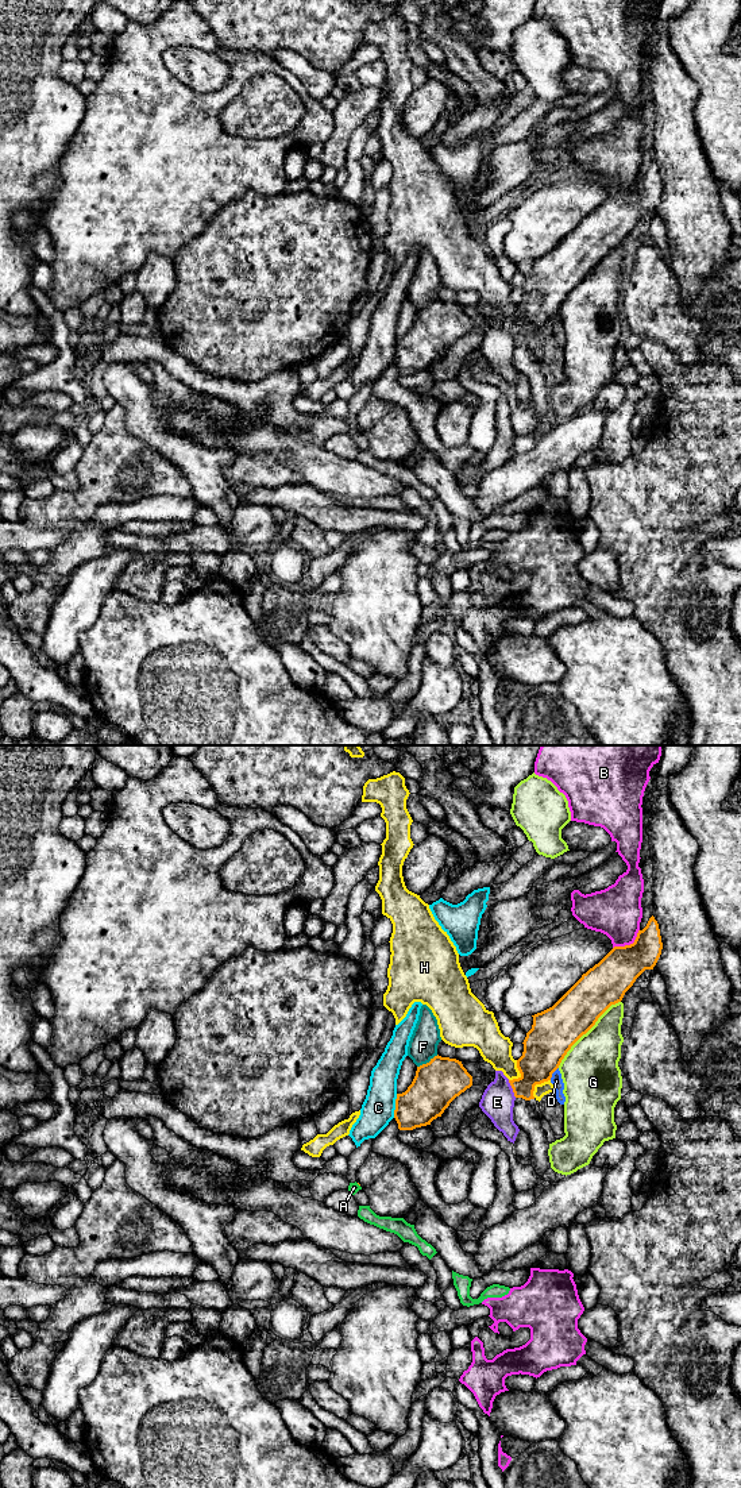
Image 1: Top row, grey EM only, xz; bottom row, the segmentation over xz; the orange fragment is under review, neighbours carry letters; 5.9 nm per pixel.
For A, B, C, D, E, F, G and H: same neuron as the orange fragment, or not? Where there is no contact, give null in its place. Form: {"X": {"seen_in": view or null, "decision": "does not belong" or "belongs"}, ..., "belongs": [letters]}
{"A": {"seen_in": null, "decision": "does not belong"}, "B": {"seen_in": "xz", "decision": "does not belong"}, "C": {"seen_in": "xz", "decision": "does not belong"}, "D": {"seen_in": "xz", "decision": "does not belong"}, "E": {"seen_in": "xz", "decision": "does not belong"}, "F": {"seen_in": "xz", "decision": "does not belong"}, "G": {"seen_in": "xz", "decision": "does not belong"}, "H": {"seen_in": "xz", "decision": "does not belong"}, "belongs": []}

